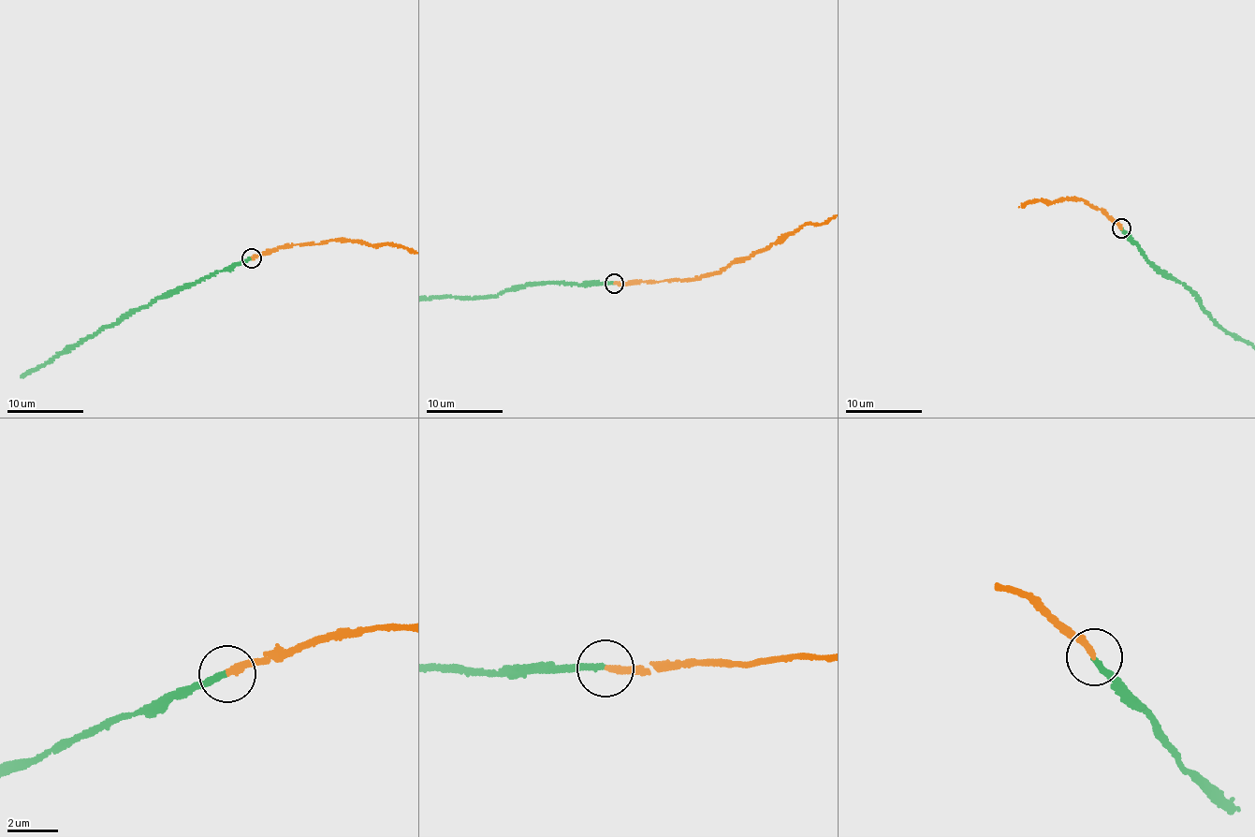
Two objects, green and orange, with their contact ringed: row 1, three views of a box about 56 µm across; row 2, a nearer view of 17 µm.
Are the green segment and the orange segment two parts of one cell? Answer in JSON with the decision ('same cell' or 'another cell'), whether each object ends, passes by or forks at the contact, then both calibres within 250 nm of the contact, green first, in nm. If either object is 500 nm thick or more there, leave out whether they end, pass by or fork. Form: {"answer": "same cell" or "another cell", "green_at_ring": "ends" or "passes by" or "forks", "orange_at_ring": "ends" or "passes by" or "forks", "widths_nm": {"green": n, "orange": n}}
{"answer": "same cell", "green_at_ring": "ends", "orange_at_ring": "ends", "widths_nm": {"green": 240, "orange": 240}}

